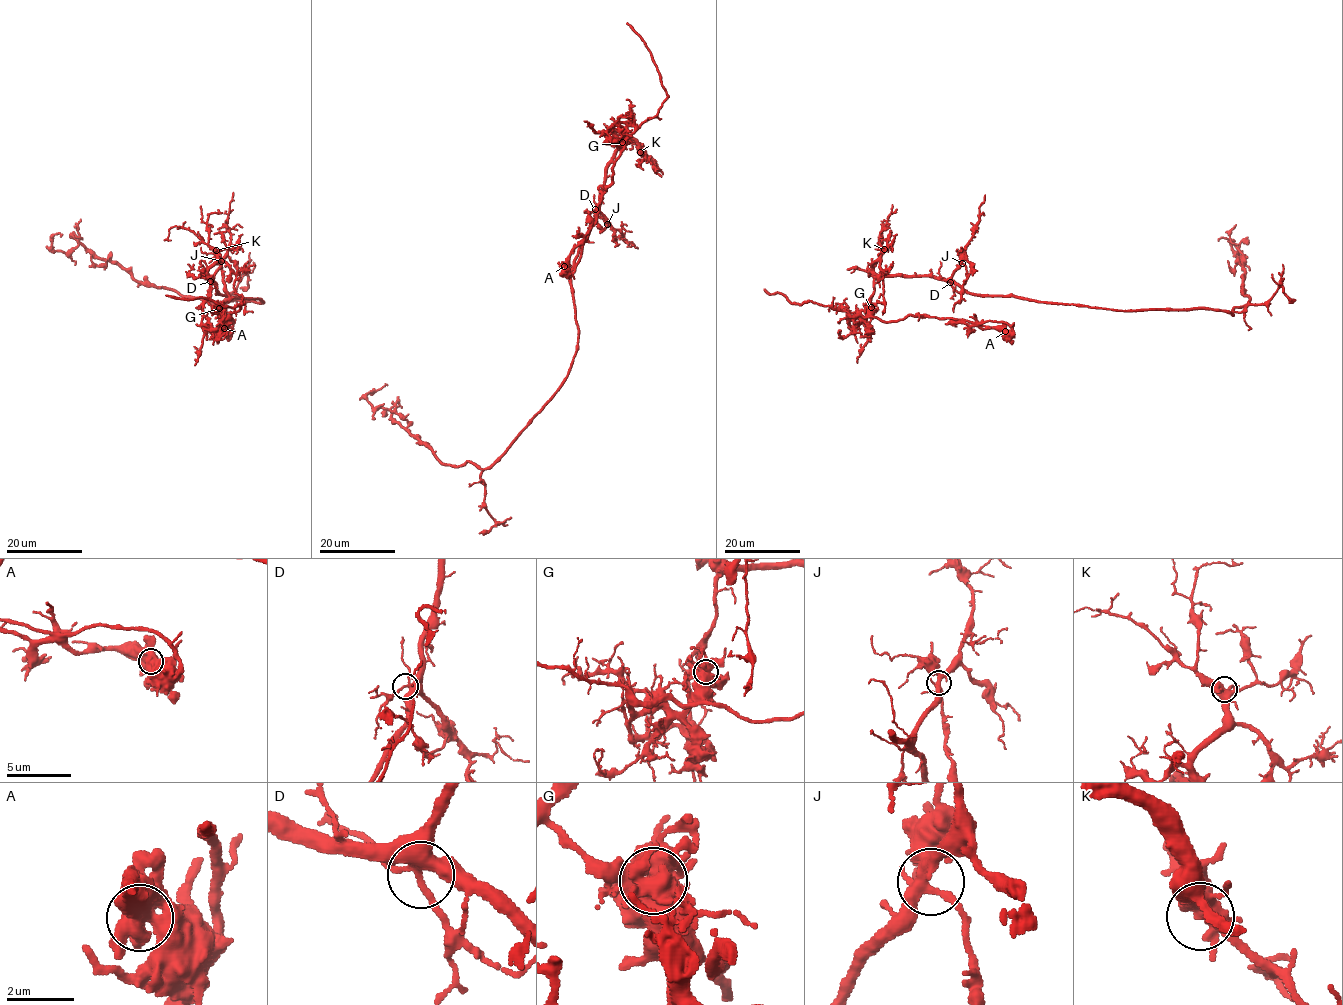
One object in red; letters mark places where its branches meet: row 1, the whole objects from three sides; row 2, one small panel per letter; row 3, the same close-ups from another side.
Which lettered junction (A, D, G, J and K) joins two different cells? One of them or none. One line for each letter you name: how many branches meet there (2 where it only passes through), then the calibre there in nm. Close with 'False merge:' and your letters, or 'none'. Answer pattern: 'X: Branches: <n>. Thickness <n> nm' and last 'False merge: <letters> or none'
G: Branches: 7. Thickness 750 nm
False merge: G

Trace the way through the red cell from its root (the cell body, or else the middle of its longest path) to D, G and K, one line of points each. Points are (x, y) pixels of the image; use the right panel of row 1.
D: (1059, 303), (1012, 296), (979, 296), (950, 282)
G: (1059, 303), (979, 296), (930, 276), (881, 275), (874, 280), (871, 307)
K: (1059, 303), (1012, 296), (979, 296), (966, 292), (958, 284), (930, 276), (880, 275), (872, 266), (884, 249)

